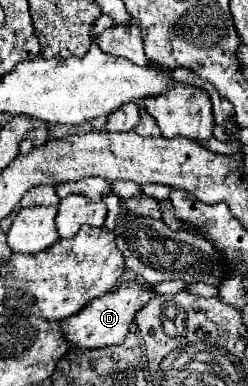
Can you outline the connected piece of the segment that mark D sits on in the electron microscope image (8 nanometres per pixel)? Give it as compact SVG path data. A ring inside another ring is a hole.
M138 280L122 282L118 288L114 288L106 296L100 296L100 298L92 300L90 304L86 304L86 308L80 310L78 314L62 320L60 324L62 324L64 336L76 348L104 348L104 346L112 346L112 344L122 344L130 330L130 324L134 322L136 312L142 310L142 306L146 306L154 296L156 294L154 294L152 286L148 286L144 282L138 282Z

